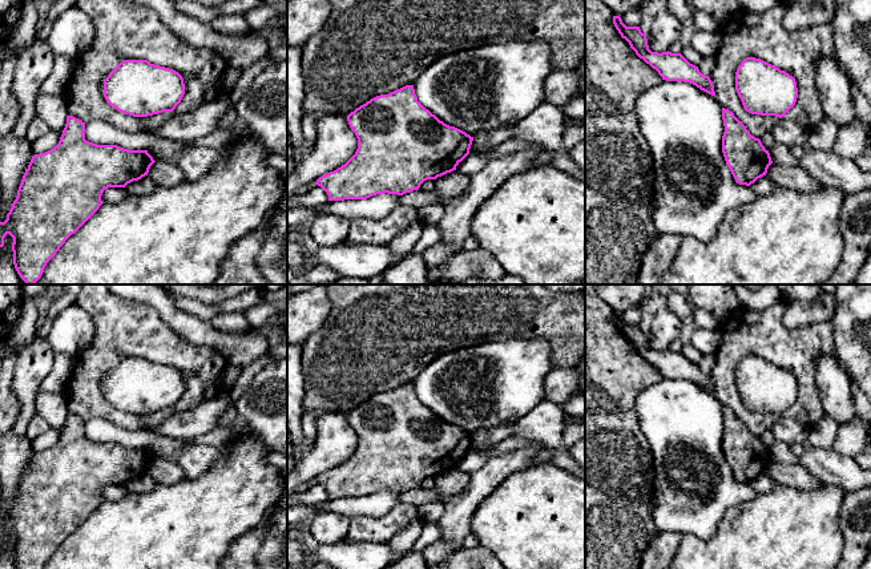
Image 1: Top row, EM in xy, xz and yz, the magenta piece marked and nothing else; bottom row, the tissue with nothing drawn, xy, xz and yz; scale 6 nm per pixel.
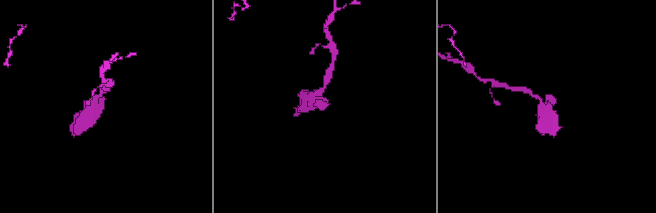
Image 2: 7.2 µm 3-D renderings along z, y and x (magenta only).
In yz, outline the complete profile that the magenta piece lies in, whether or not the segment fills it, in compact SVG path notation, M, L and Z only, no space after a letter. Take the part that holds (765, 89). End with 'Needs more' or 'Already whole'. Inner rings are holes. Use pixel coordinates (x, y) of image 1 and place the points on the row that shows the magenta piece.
M746 57L735 72L735 90L746 112L782 118L797 102L793 76L763 60Z. Already whole

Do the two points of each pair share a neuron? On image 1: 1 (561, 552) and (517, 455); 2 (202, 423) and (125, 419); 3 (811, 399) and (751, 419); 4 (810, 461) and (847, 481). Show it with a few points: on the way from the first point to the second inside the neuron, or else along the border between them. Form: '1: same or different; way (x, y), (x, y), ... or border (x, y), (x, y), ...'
1: different; border (532, 464), (513, 471), (497, 487)
2: different; border (192, 408), (173, 411), (149, 430)
3: same; way (790, 360), (745, 347), (728, 382)
4: same; way (819, 461), (838, 472)

